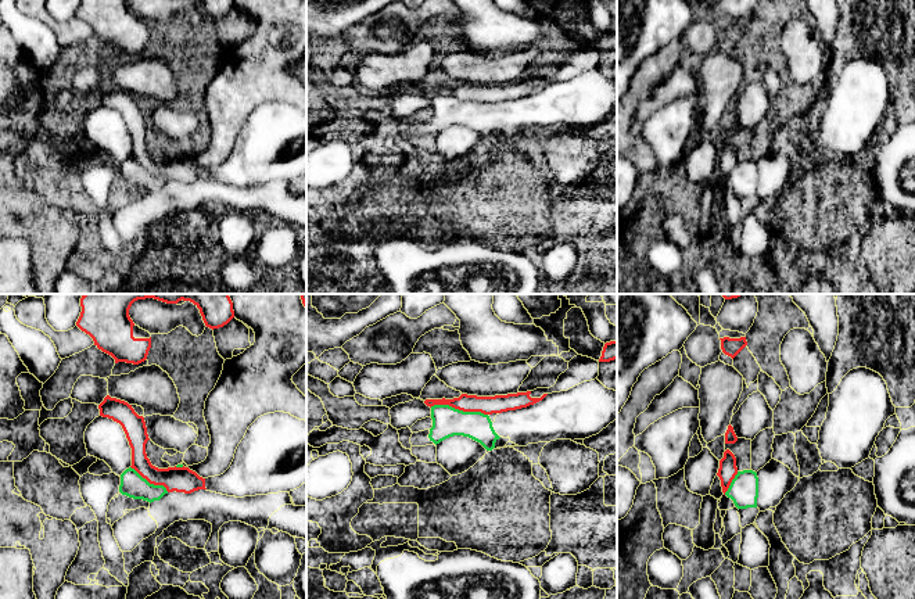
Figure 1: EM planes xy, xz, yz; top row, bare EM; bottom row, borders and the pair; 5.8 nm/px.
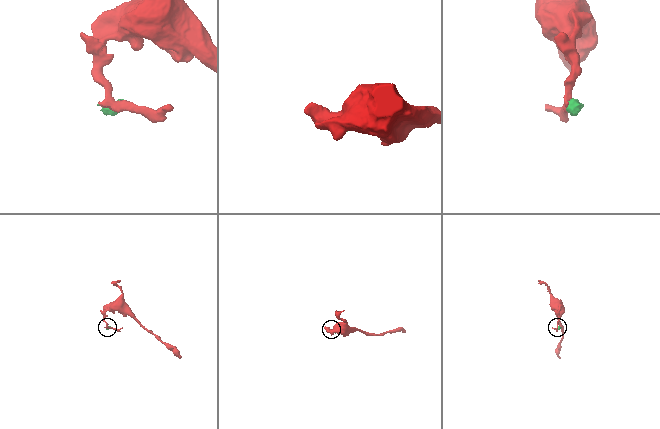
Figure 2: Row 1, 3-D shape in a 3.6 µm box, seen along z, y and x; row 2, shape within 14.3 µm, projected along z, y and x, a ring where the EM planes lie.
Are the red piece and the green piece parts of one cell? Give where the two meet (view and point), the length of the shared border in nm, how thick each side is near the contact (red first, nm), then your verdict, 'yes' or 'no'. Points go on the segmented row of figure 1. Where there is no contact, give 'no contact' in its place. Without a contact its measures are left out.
meets red in xz at (459, 409); contact 340 nm long; 110 nm thick on the red side, 180 nm on the other; no

